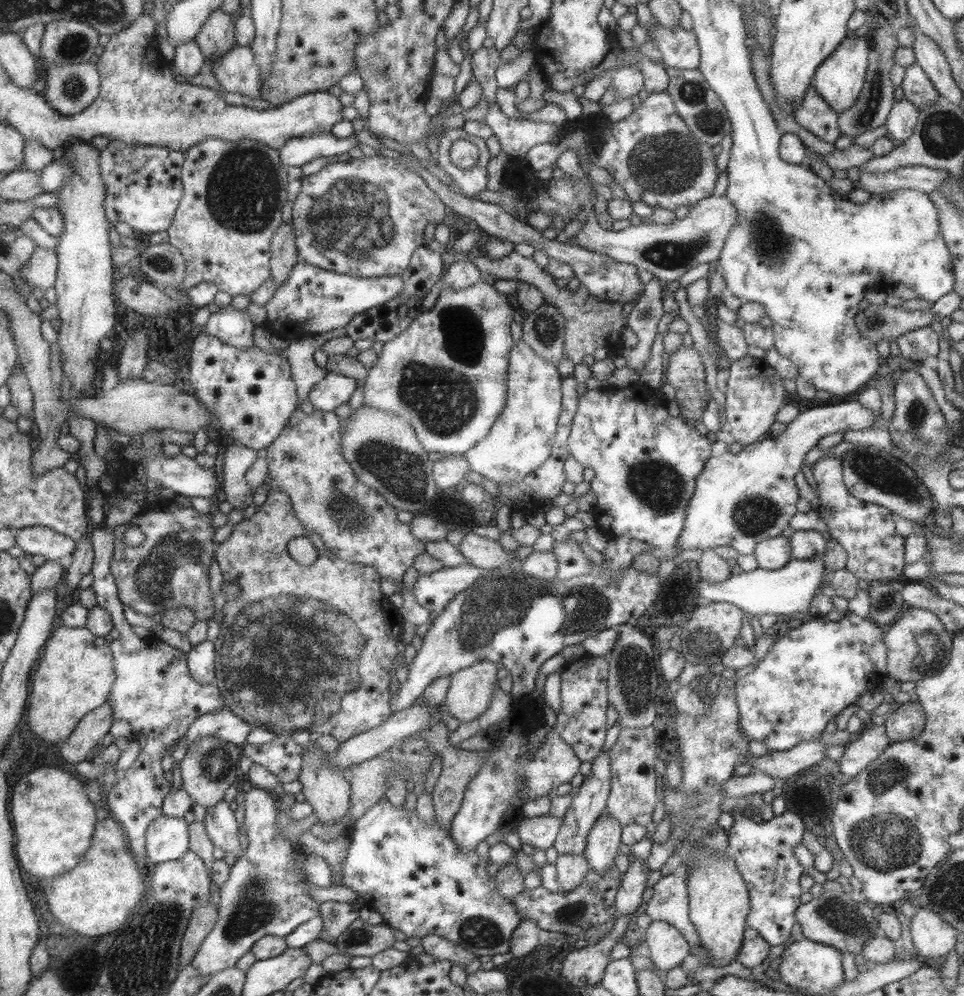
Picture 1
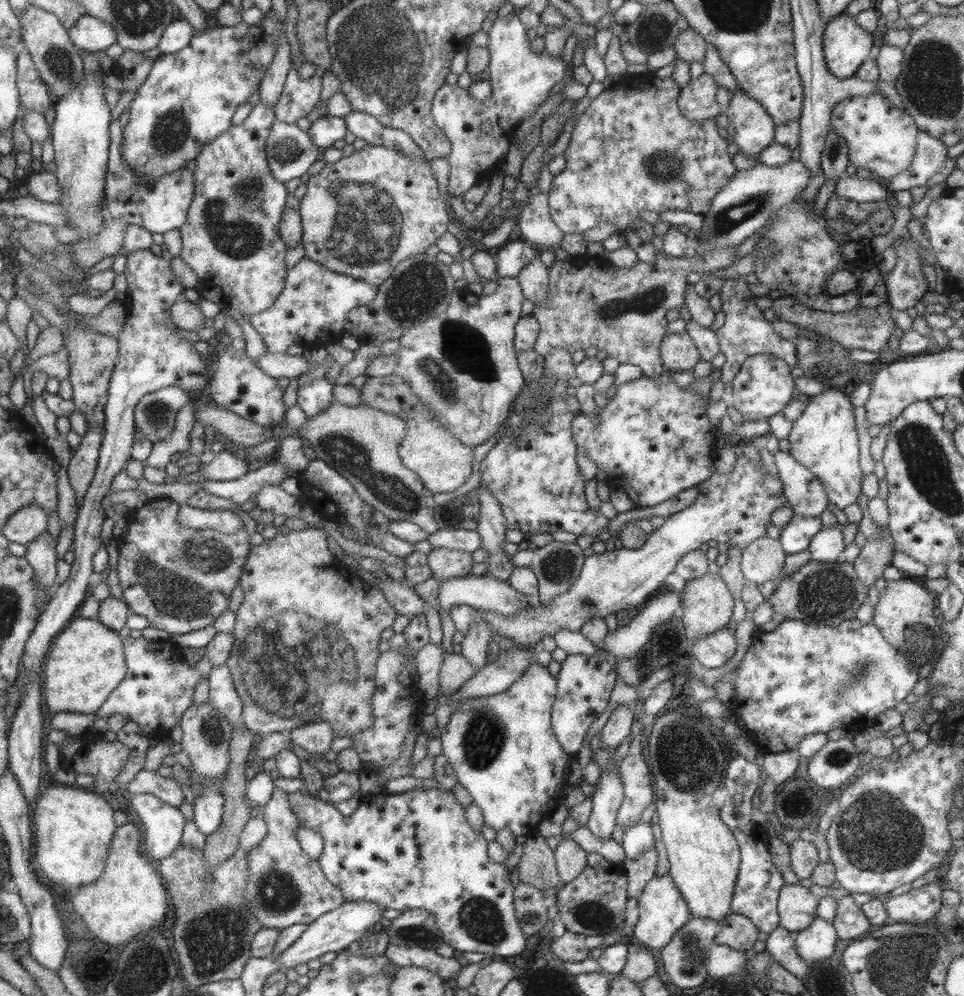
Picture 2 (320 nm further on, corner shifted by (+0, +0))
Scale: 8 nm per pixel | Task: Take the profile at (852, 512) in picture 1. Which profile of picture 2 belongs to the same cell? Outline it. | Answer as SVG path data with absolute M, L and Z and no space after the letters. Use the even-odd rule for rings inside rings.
M837 387L823 389L805 404L804 412L792 422L786 438L789 441L788 454L821 482L828 502L843 510L856 502L863 476L858 462L858 435L854 428L853 406Z

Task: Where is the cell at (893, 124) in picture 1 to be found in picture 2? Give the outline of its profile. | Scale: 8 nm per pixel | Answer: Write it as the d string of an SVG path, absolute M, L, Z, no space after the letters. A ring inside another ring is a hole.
M918 130L917 146L907 170L900 170L897 176L885 184L887 191L908 190L918 192L925 188L925 181L939 172L946 157L946 146L935 137Z

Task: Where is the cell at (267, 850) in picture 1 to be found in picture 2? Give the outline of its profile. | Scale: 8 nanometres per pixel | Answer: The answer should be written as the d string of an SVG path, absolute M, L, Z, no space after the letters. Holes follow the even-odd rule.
M273 787L270 799L261 809L267 835L248 851L248 867L243 884L243 902L249 906L251 918L260 927L282 929L293 924L314 922L321 914L338 908L345 902L341 892L332 886L321 872L318 860L311 860L292 833L298 825L289 803L289 794Z

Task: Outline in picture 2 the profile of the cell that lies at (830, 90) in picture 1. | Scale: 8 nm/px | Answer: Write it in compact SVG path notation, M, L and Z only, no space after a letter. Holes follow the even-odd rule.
M849 15L831 17L822 36L827 72L835 78L855 76L873 46L871 33L863 30Z

